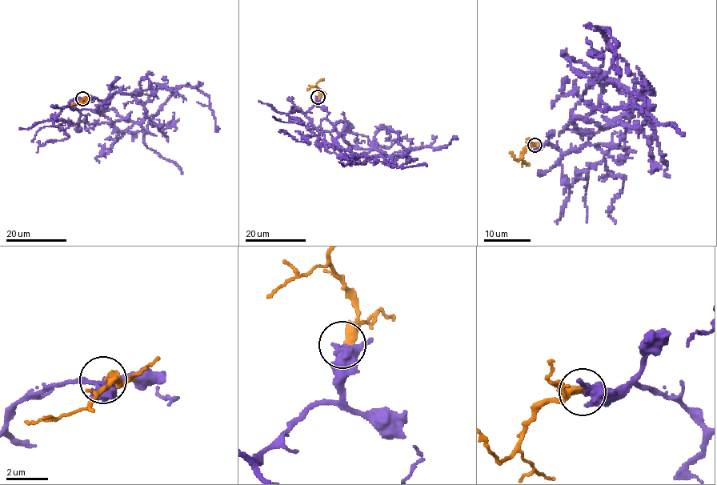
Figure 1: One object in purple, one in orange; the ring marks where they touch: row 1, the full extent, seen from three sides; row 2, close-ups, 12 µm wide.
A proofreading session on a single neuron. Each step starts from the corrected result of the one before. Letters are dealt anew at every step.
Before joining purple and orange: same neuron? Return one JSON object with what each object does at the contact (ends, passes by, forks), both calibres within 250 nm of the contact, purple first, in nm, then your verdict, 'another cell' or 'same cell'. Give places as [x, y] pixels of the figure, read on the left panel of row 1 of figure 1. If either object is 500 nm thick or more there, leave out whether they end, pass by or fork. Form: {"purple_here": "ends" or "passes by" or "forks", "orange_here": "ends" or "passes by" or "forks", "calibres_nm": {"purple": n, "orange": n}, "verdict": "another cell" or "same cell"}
{"purple_here": "passes by", "orange_here": "ends", "calibres_nm": {"purple": 420, "orange": 440}, "verdict": "another cell"}

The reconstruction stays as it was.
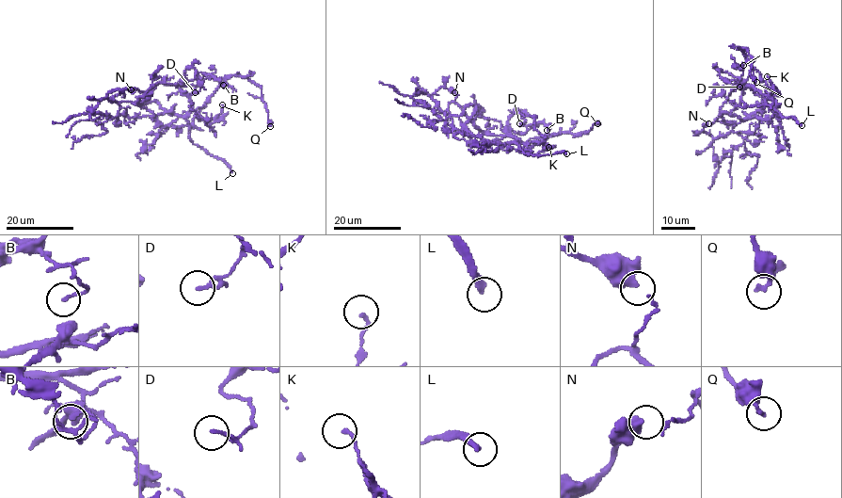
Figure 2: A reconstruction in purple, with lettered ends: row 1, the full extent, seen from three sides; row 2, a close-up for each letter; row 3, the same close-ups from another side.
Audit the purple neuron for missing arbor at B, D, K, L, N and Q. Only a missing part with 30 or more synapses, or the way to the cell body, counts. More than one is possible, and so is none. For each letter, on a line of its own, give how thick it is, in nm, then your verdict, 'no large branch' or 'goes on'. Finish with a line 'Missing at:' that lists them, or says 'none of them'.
B: 100 nm | no large branch
D: 140 nm | no large branch
K: 140 nm | no large branch
L: 280 nm | goes on
N: 280 nm | no large branch
Q: 320 nm | no large branch
Missing at: L

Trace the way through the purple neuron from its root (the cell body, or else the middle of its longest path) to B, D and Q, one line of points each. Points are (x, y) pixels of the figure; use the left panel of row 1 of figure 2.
B: (181, 125), (191, 127), (186, 118), (193, 104), (181, 88), (185, 81), (208, 73), (223, 85)
D: (181, 125), (191, 127), (186, 118), (193, 104), (181, 88), (184, 72), (190, 67), (200, 87), (195, 92)
Q: (181, 125), (191, 123), (194, 116), (224, 82), (222, 78), (233, 75), (246, 77), (261, 88), (270, 126)

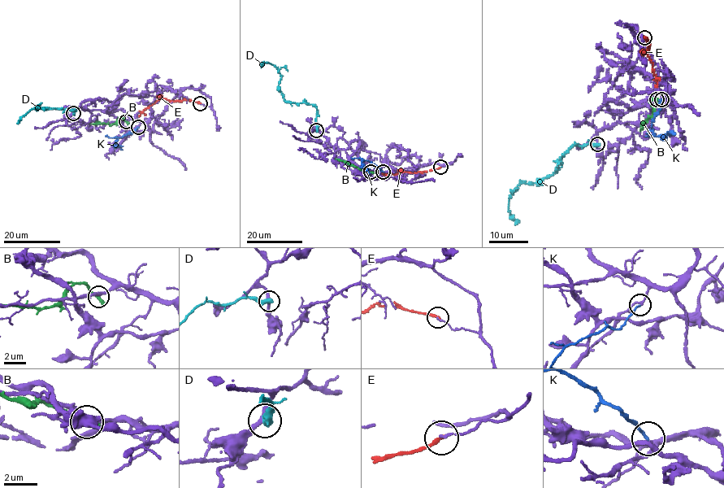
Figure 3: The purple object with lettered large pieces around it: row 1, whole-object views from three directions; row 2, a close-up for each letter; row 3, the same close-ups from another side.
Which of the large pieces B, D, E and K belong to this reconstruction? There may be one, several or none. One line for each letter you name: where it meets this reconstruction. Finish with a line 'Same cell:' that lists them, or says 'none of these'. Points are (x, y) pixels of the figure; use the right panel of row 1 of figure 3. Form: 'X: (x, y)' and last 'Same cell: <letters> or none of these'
K: (661, 99)
Same cell: K

